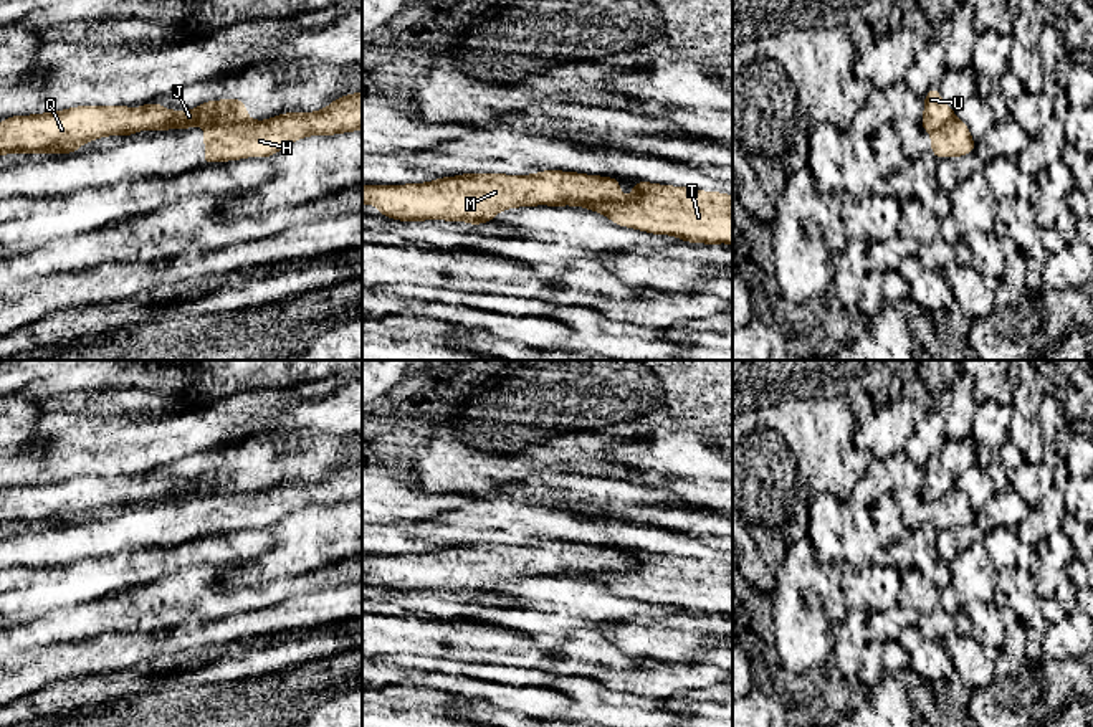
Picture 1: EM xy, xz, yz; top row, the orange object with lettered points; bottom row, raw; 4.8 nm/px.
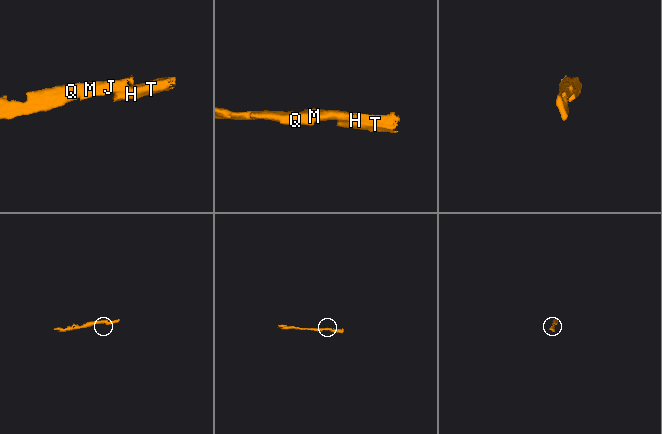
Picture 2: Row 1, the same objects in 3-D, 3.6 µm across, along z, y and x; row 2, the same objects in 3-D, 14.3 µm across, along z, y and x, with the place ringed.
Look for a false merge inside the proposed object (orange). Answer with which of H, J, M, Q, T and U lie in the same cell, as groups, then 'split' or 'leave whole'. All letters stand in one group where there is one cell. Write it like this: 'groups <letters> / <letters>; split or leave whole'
groups H T / J M Q U; split

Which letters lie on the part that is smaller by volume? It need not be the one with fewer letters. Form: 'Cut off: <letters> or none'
Cut off: H, T

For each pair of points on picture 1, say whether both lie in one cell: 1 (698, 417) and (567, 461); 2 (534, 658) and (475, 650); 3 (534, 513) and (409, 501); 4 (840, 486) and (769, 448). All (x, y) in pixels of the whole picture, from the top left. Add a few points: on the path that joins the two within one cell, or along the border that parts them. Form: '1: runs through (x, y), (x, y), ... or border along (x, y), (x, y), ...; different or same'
1: runs through (665, 412), (620, 412), (601, 432); same
2: runs through (520, 651), (490, 650); same
3: border along (478, 498), (460, 509); different
4: runs through (822, 468), (807, 453), (787, 453); same

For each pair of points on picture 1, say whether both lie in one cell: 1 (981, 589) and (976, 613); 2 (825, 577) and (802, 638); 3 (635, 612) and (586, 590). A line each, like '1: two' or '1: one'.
1: two
2: one
3: one

